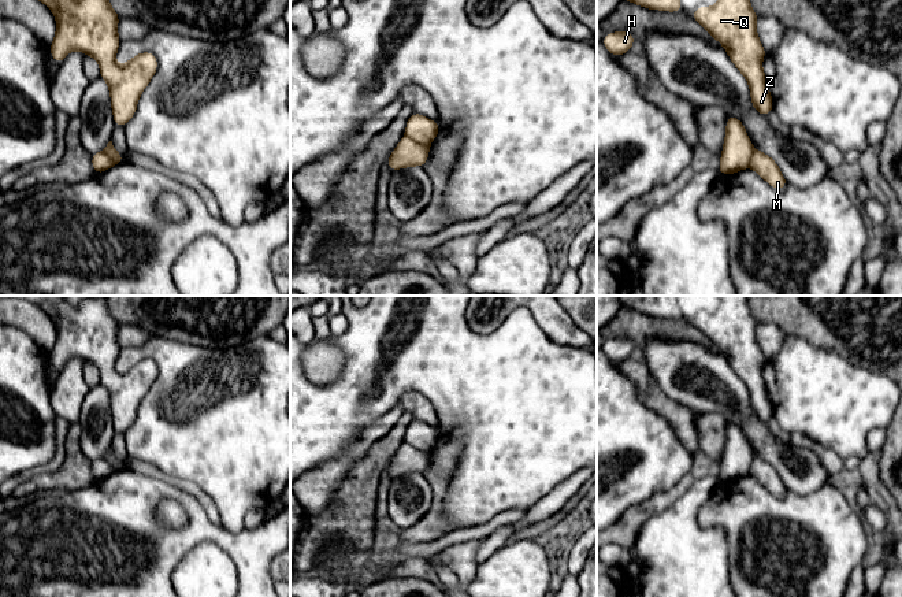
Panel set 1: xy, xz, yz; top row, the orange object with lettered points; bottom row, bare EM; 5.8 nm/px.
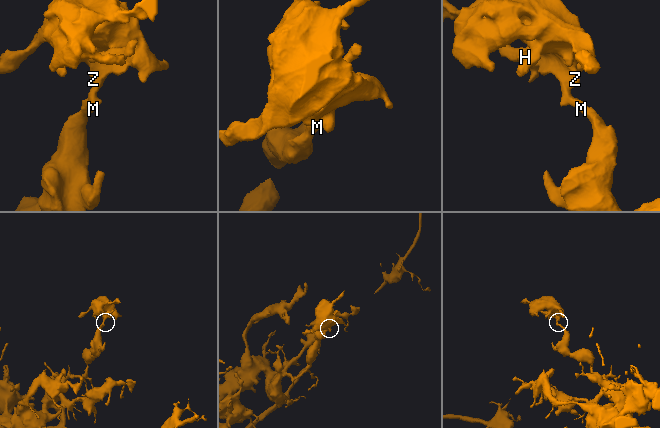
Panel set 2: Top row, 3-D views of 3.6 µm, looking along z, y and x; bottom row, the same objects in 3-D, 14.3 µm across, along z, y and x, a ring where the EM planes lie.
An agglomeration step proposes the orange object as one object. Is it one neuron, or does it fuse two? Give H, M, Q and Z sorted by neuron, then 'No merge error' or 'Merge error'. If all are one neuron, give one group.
Groups: H Q Z / M. Merge error

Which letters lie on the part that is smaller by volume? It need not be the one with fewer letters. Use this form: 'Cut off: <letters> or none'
Cut off: H, Q, Z

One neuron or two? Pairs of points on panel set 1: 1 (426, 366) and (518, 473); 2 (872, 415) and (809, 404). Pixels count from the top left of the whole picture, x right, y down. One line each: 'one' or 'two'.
1: one
2: one

